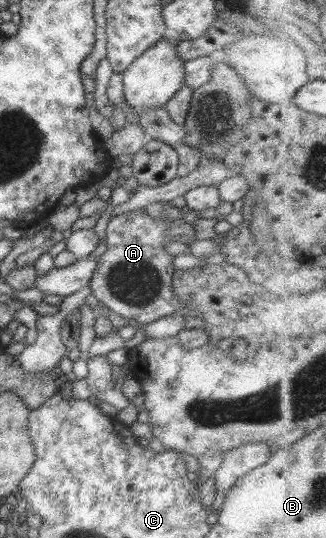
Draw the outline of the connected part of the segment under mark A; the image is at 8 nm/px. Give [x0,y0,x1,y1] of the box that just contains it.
[88,209,195,324]

